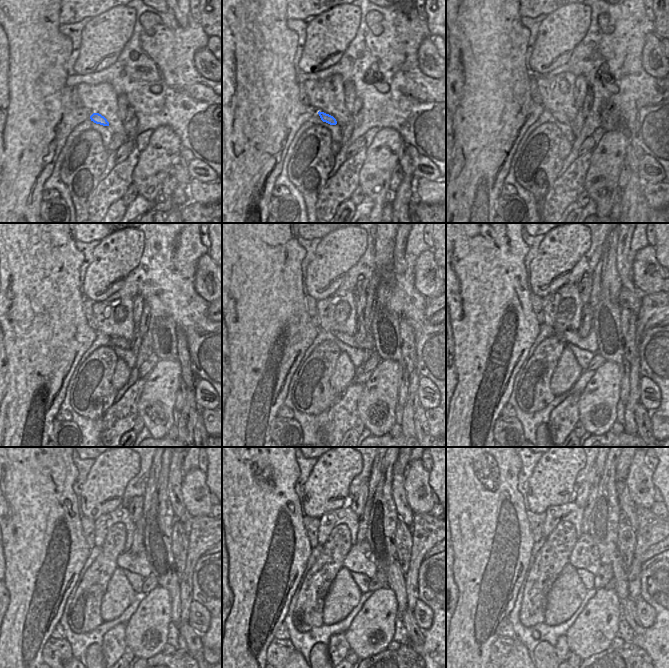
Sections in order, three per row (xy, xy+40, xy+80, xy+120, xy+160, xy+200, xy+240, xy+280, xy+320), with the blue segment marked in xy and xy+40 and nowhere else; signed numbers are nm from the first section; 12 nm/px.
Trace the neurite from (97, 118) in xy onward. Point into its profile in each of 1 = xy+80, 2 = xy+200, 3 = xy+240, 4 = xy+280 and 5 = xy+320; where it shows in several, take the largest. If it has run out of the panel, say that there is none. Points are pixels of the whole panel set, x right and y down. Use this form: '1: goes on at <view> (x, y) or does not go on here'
1: goes on at xy+80 (559, 116)
2: goes on at xy+200 (589, 343)
3: goes on at xy+240 (139, 564)
4: goes on at xy+280 (359, 559)
5: goes on at xy+320 (585, 555)

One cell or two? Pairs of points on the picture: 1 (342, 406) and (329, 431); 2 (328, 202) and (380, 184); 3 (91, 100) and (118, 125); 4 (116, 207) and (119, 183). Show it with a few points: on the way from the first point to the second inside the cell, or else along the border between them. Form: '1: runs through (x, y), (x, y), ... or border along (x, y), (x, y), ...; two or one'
1: runs through (342, 412), (339, 421), (335, 425); one
2: border along (364, 162), (359, 173), (358, 185); two
3: runs through (98, 103), (113, 118); one
4: border along (122, 197), (116, 200), (106, 212); two

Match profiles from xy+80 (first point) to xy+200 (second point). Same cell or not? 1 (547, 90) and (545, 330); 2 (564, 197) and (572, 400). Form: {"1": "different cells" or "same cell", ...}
{"1": "different cells", "2": "same cell"}

